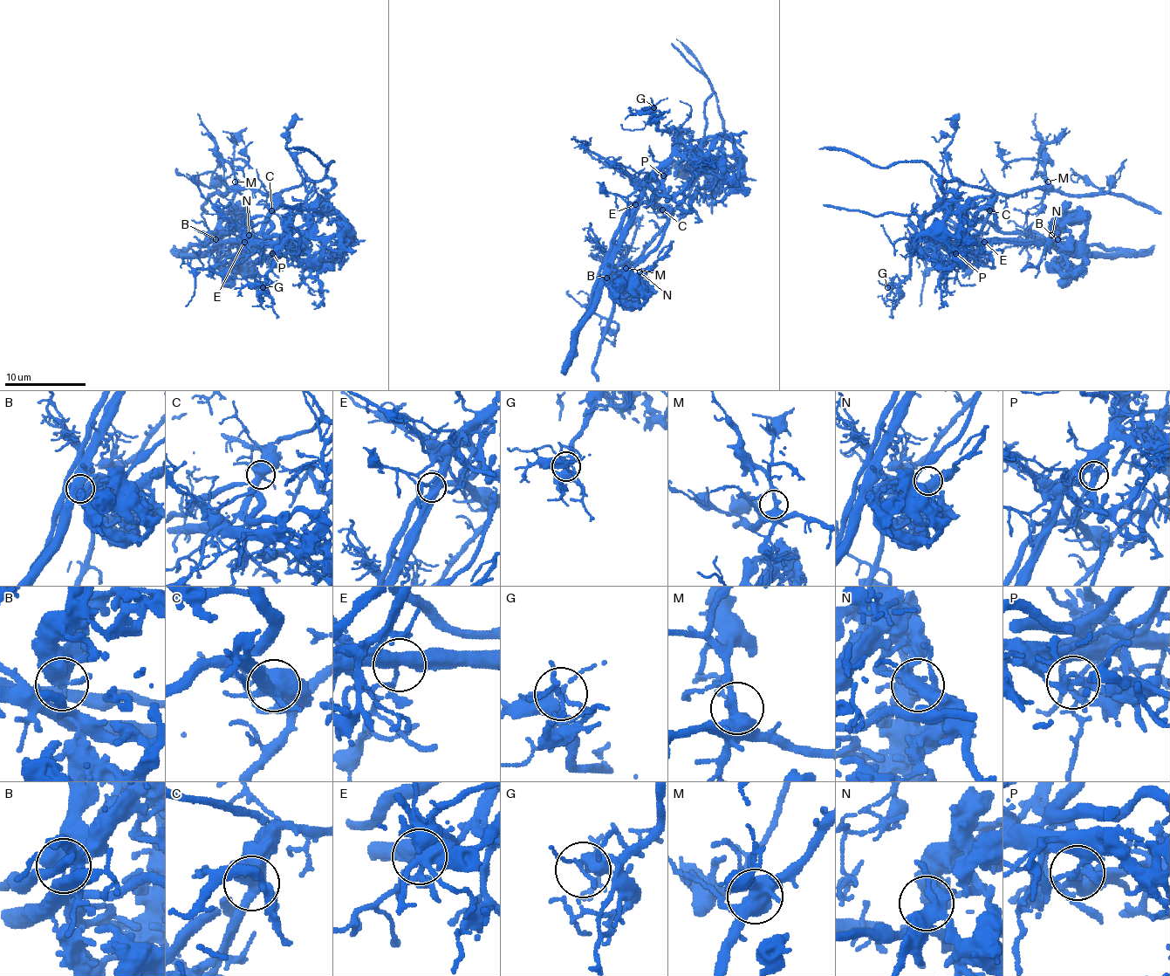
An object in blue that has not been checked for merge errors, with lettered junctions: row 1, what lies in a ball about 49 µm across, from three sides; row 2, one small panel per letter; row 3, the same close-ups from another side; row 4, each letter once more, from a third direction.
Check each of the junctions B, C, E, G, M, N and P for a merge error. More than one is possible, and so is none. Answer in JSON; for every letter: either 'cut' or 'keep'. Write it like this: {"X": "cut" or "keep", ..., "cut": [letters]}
{"B": "cut", "C": "cut", "E": "cut", "G": "keep", "M": "keep", "N": "keep", "P": "cut", "cut": ["B", "C", "E", "P"]}

